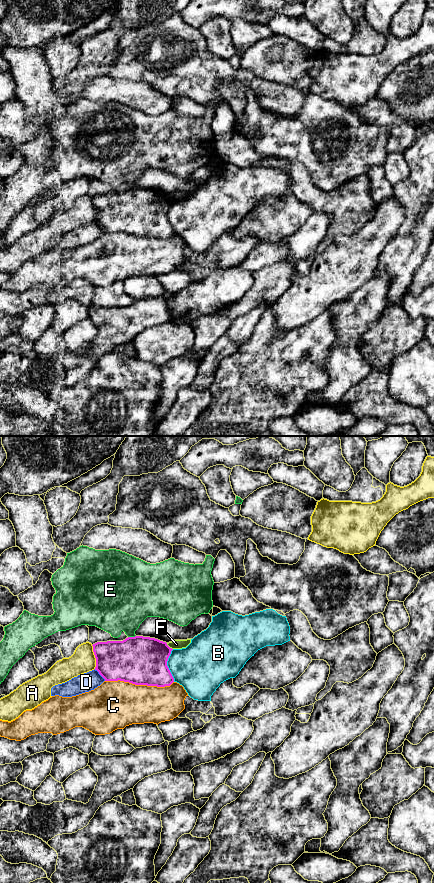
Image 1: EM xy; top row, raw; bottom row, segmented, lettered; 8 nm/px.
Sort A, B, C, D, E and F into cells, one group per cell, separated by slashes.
A / B / C / D / E / F

